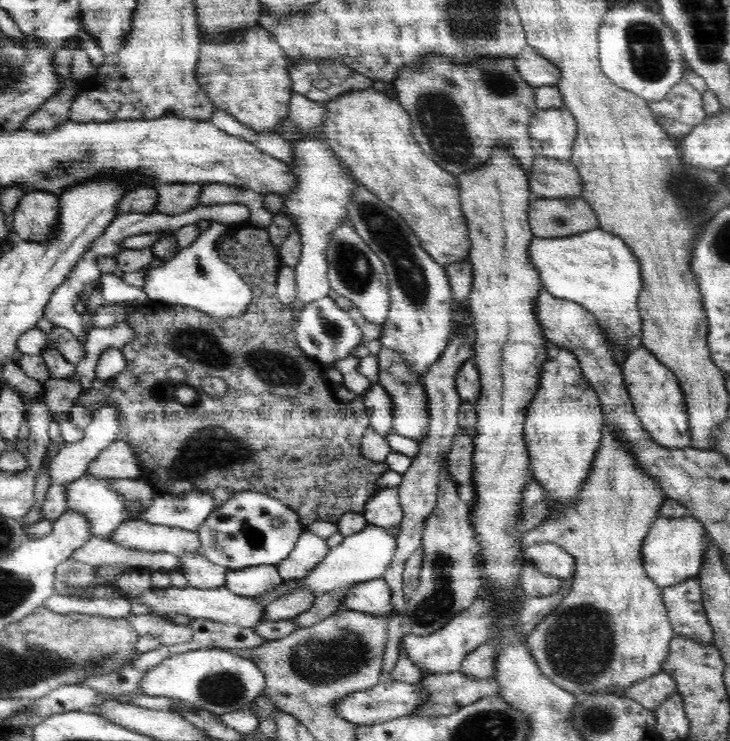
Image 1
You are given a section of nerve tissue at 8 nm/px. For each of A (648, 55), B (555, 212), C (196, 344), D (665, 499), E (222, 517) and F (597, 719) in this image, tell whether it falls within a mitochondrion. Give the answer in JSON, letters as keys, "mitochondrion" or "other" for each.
{"A":"mitochondrion","B":"mitochondrion","C":"mitochondrion","D":"other","E":"other","F":"mitochondrion"}

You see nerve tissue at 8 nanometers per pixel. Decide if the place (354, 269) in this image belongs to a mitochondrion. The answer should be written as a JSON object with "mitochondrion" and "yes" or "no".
{"mitochondrion":"yes"}

